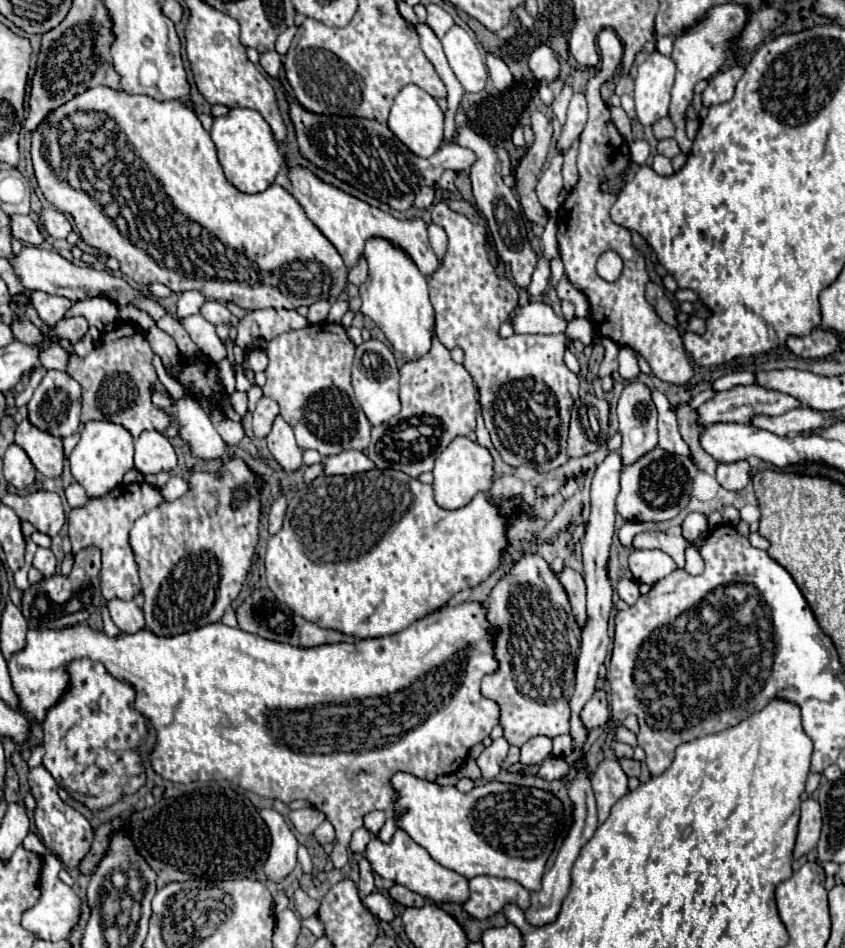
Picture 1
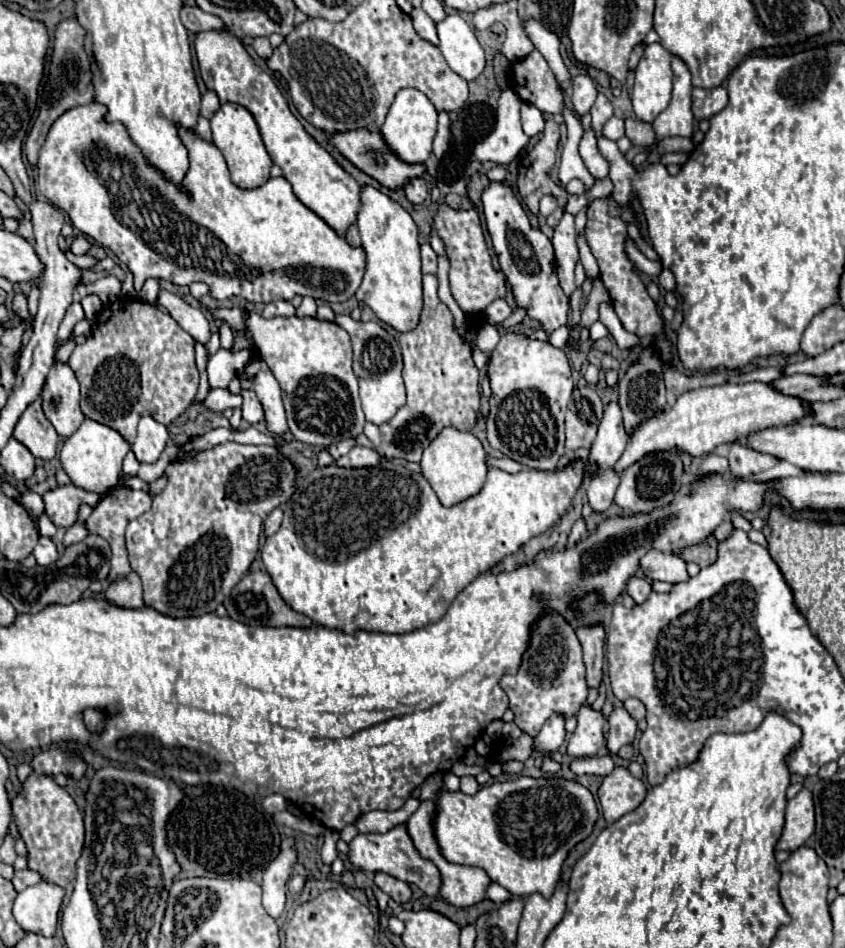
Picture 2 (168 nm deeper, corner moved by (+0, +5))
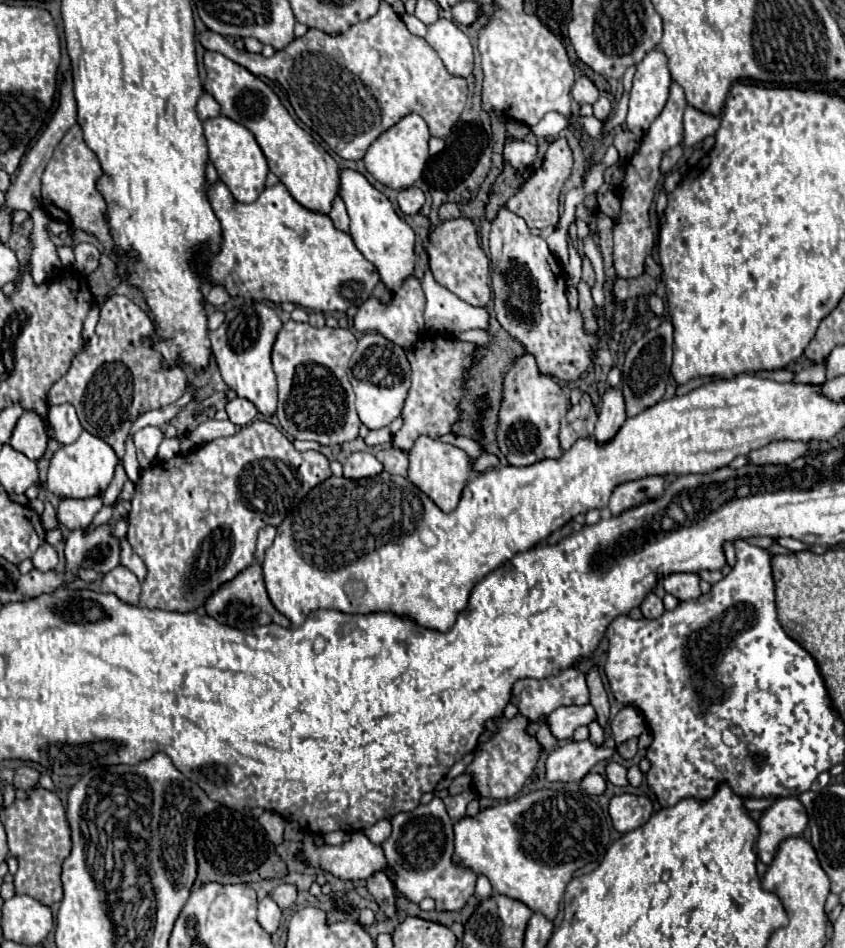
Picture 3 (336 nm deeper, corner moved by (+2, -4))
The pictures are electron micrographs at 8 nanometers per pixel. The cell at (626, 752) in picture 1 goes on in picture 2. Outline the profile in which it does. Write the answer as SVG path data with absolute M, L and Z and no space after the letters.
M615 708L609 716L609 738L607 738L609 754L615 756L621 746L633 744L635 732L637 732L637 722L623 708Z

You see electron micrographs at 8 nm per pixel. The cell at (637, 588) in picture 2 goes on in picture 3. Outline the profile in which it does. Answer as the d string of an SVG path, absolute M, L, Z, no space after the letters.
M649 593L649 595L645 597L645 601L641 603L641 611L643 611L643 615L645 615L647 619L657 619L657 617L661 617L661 613L665 611L665 607L663 607L663 601L661 601L655 593Z

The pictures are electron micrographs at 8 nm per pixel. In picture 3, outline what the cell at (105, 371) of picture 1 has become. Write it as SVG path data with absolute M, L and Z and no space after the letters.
M111 295L101 305L99 323L95 327L95 335L89 341L89 347L77 355L71 363L67 375L63 375L49 391L49 403L61 405L71 403L77 411L77 417L85 431L103 439L115 451L119 465L115 469L115 481L103 493L103 503L113 505L117 495L127 481L123 469L125 455L125 437L131 423L151 409L163 409L165 405L181 399L187 387L185 373L181 367L173 367L167 371L163 367L163 357L151 347L143 347L141 339L153 333L153 321L147 313L137 307L125 295Z

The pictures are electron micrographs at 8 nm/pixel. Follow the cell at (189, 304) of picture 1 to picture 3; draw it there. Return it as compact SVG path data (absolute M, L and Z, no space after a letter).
M215 285L205 299L207 299L211 305L217 305L217 307L219 307L219 305L223 305L223 303L229 301L229 295L227 295L227 291L225 291L223 285Z

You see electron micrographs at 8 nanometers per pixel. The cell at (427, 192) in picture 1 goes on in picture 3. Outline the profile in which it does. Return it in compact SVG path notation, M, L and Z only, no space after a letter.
M407 187L403 191L399 191L397 195L397 203L399 203L399 209L405 213L405 215L415 215L421 211L423 207L423 201L425 201L425 195L421 189L417 187Z

